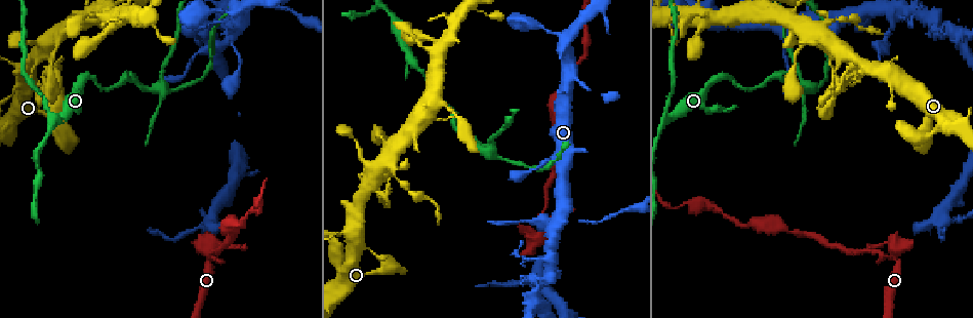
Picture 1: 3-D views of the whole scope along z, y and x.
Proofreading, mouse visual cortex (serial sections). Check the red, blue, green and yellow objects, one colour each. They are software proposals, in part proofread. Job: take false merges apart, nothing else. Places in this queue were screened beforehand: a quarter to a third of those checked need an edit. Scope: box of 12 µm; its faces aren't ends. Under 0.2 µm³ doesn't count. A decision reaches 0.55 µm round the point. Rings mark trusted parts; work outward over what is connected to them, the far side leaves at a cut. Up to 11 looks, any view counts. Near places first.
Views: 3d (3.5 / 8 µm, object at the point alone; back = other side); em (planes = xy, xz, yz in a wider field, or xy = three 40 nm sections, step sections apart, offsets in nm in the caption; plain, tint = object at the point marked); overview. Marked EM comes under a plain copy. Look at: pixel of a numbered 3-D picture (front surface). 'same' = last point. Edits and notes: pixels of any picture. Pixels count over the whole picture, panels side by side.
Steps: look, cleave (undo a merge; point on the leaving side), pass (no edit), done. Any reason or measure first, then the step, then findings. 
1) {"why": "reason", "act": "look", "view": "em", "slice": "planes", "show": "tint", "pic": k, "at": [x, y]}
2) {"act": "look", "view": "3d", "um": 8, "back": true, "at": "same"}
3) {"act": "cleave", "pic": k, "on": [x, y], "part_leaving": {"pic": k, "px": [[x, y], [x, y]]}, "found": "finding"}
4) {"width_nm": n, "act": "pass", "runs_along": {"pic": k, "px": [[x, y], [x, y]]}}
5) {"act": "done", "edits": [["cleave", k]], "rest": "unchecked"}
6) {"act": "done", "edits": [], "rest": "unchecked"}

{"why": "sharp bend", "act": "look", "view": "3d", "um": 3.5, "pic": 1, "at": [207, 250]}

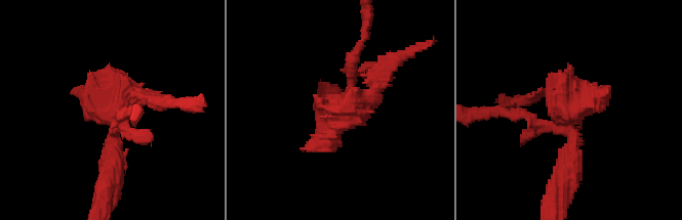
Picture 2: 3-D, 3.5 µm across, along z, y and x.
{"act": "look", "view": "em", "slice": "xy", "step": 2, "show": "tint", "pic": 2, "at": [112, 110]}

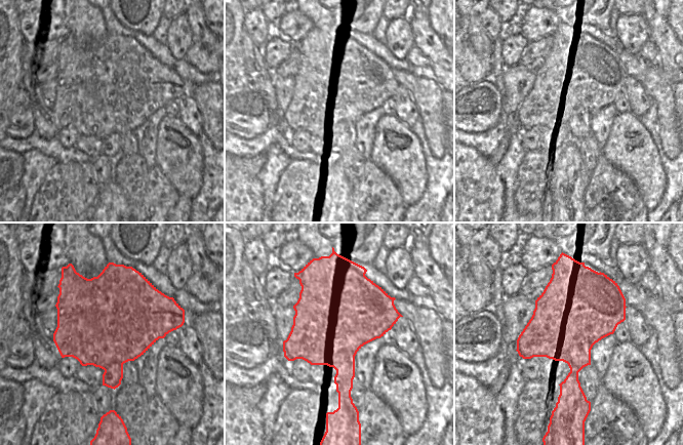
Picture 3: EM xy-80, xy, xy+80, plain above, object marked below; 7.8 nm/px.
{"act": "cleave", "pic": 2, "on": [101, 108], "border": {"pic": 3, "px": [[586, 399], [568, 405], [558, 400]]}, "found": "two cells meet here"}

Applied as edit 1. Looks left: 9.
{"why": "redraw", "act": "look", "view": "overview"}

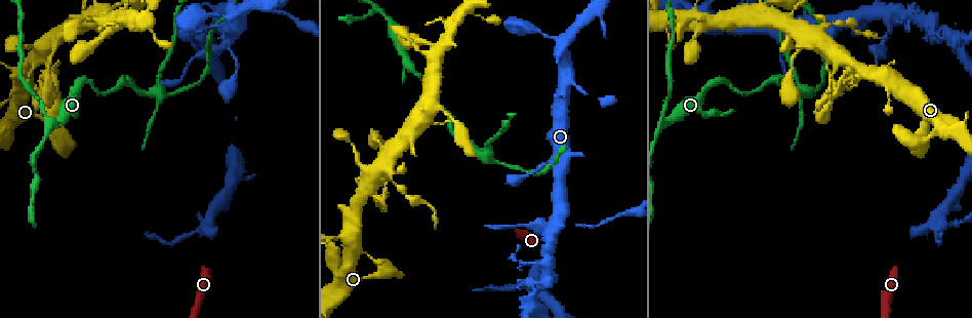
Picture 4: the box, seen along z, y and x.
{"why": "sharp bend", "act": "look", "view": "3d", "um": 3.5, "pic": 4, "at": [487, 156]}

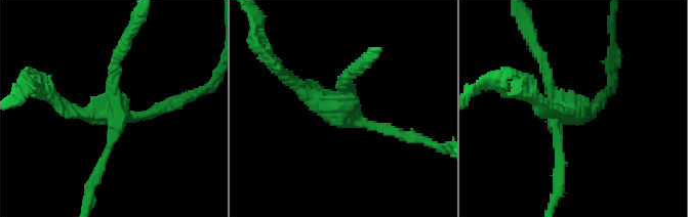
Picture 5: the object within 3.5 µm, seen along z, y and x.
{"act": "look", "view": "em", "slice": "xy", "step": 5, "show": "tint", "pic": 5, "at": [114, 113]}

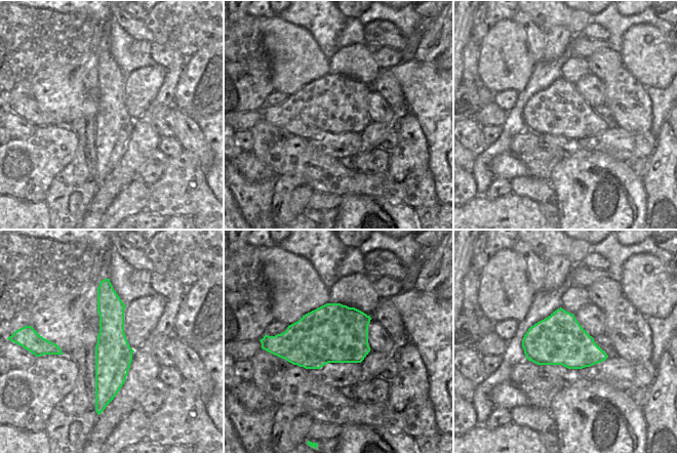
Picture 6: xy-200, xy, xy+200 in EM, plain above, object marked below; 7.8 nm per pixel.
{"act": "cleave", "pic": 5, "on": [114, 61], "part_leaving": {"pic": 5, "px": [[116, 97], [113, 66], [134, 22]]}, "found": "a second cell is stuck on"}

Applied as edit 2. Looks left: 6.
{"act": "look", "view": "3d", "um": 3.5, "pic": 4, "at": [35, 57]}

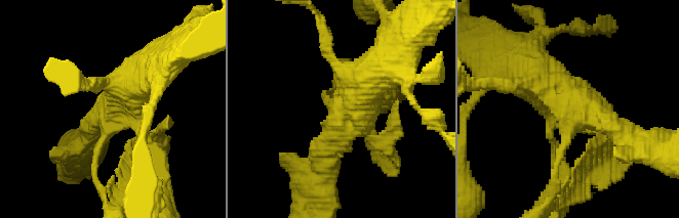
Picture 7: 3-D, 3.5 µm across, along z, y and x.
{"why": "need the tissue", "act": "look", "view": "em", "slice": "xy", "step": 5, "show": "tint", "pic": 7, "at": [341, 122]}

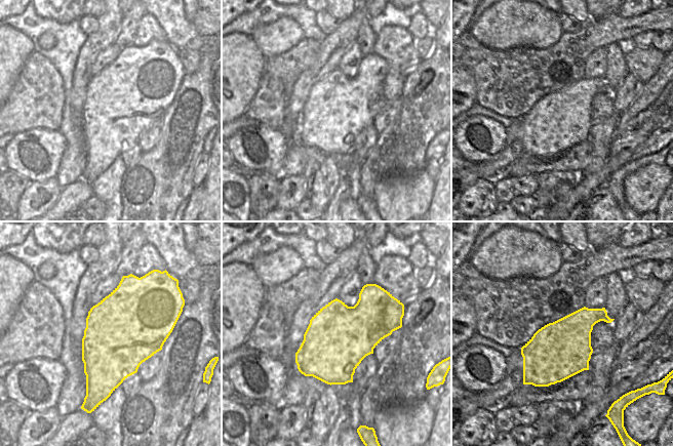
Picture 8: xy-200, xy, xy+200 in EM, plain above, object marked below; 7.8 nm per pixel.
{"act": "pass", "runs_along": {"pic": 7, "px": [[617, 129], [568, 103], [523, 67]]}, "found": "continuous, no second cell"}

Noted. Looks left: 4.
{"why": "abrupt turn", "act": "look", "view": "3d", "um": 3.5, "back": true, "pic": 4, "at": [532, 285]}

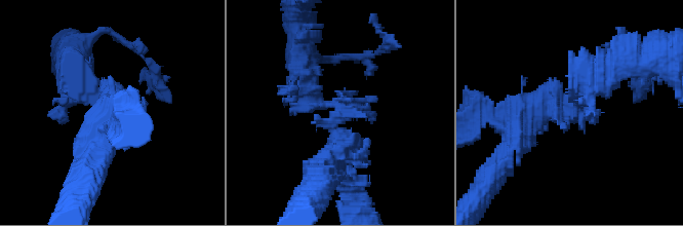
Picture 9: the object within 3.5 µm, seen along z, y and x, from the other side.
{"act": "cleave", "pic": 9, "on": [540, 93], "part_leaving": {"pic": 9, "px": [[329, 104], [329, 162]]}, "found": "two cells meet here"}

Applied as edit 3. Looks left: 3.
{"act": "done", "edits": [["cleave", 2], ["cleave", 5], ["cleave", 9]], "rest": "unchecked"}

